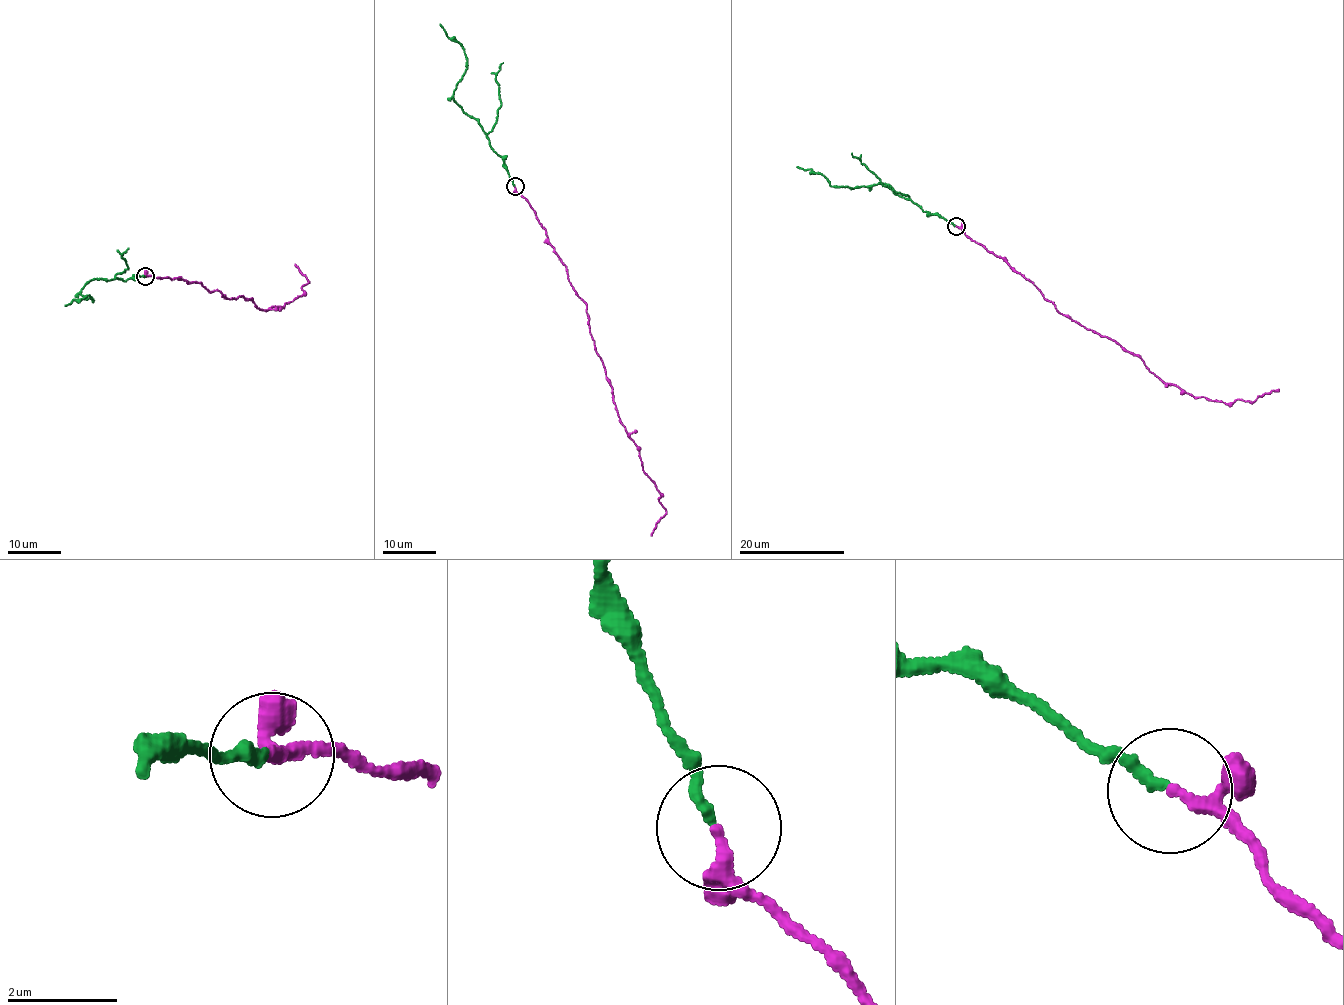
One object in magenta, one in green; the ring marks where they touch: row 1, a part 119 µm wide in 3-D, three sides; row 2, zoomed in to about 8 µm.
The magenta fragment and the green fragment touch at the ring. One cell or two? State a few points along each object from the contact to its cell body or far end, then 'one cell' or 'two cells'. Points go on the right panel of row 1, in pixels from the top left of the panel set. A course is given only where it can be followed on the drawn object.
course magenta (956, 226), (1003, 257), (1057, 309), (1137, 355), (1163, 382), (1195, 398), (1228, 403), (1253, 402), (1278, 389); course green (956, 226), (922, 211), (885, 184), (832, 186), (819, 173), (796, 166); one cell

